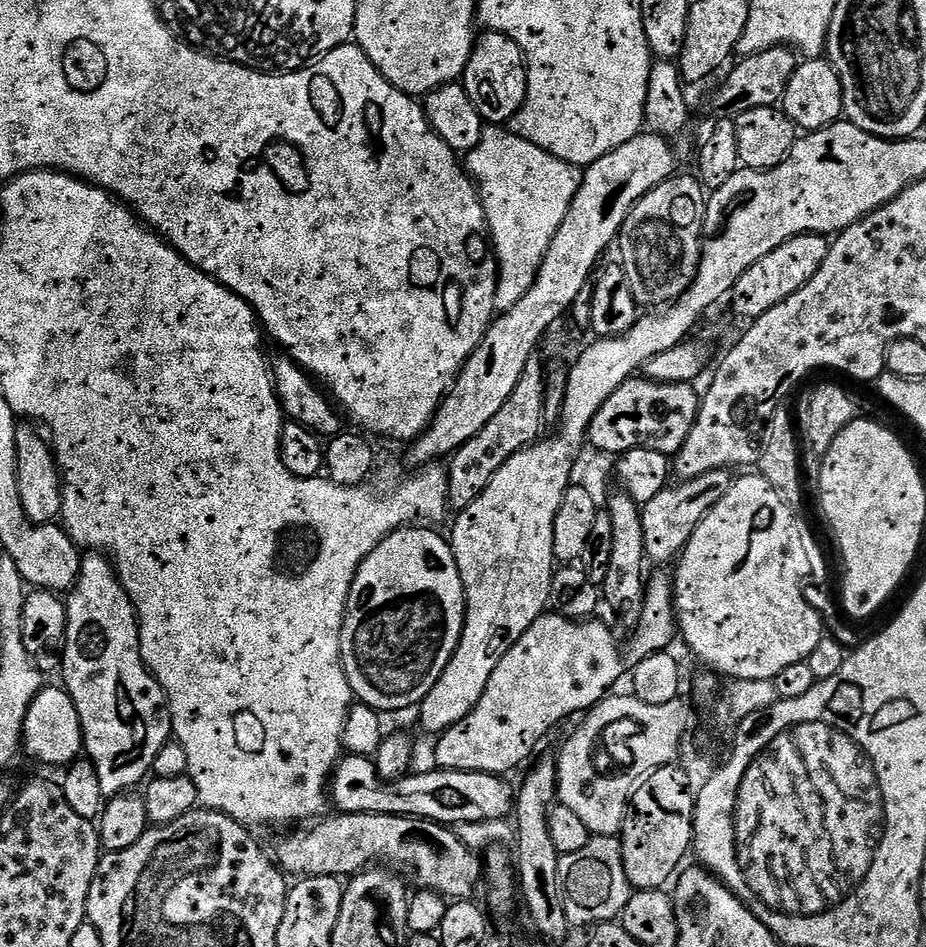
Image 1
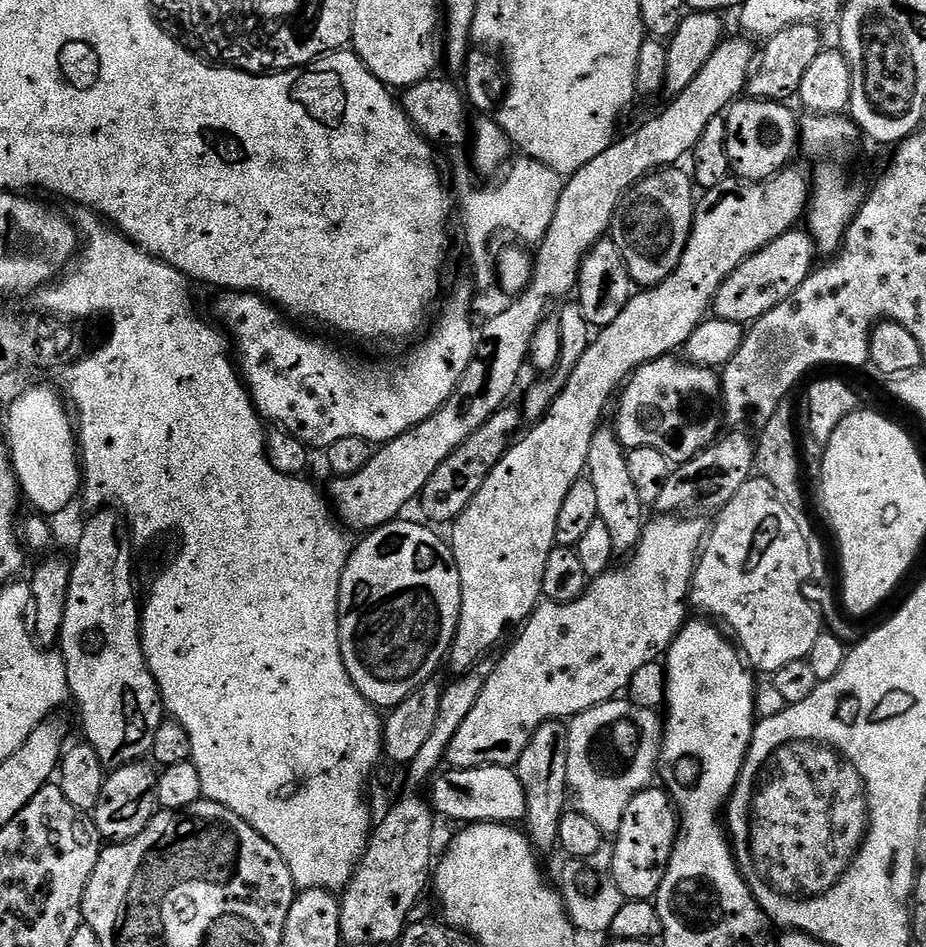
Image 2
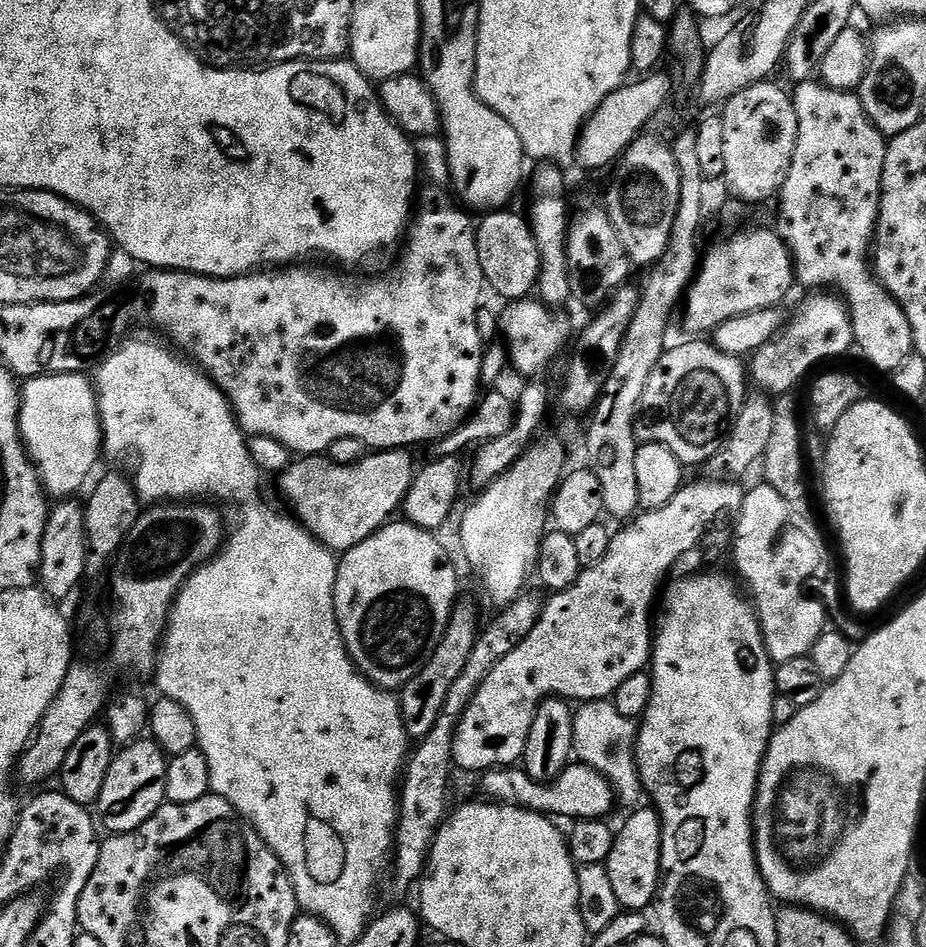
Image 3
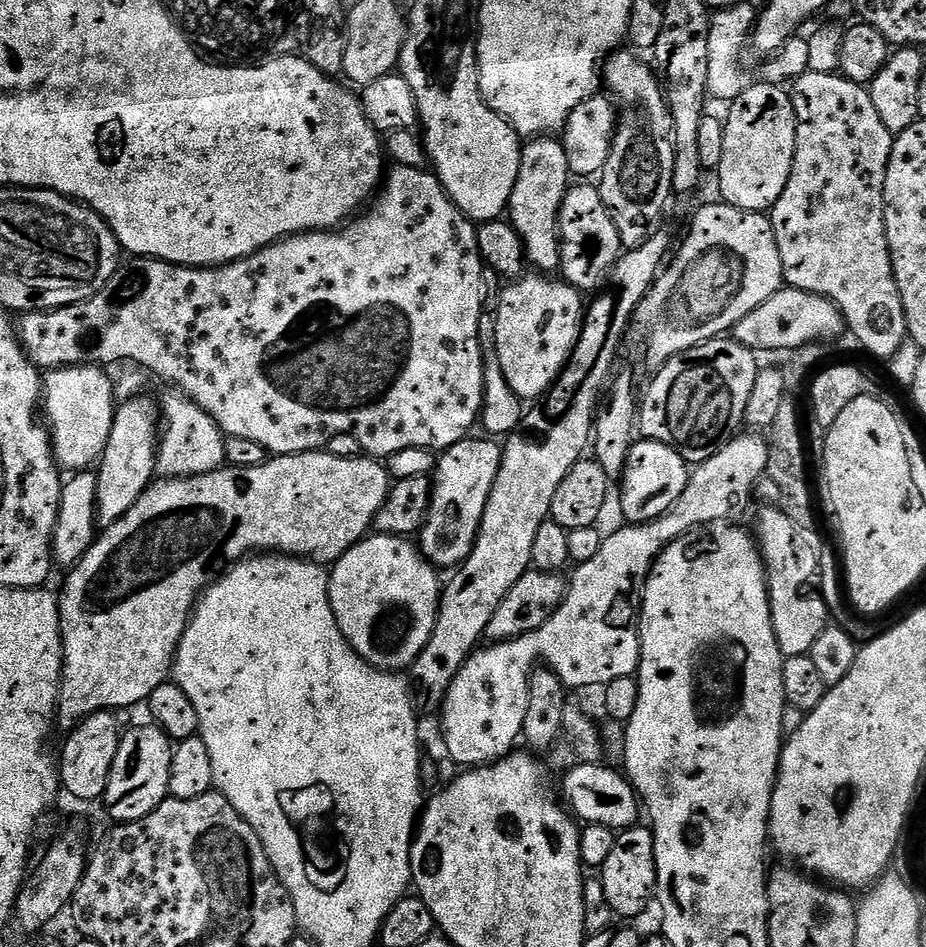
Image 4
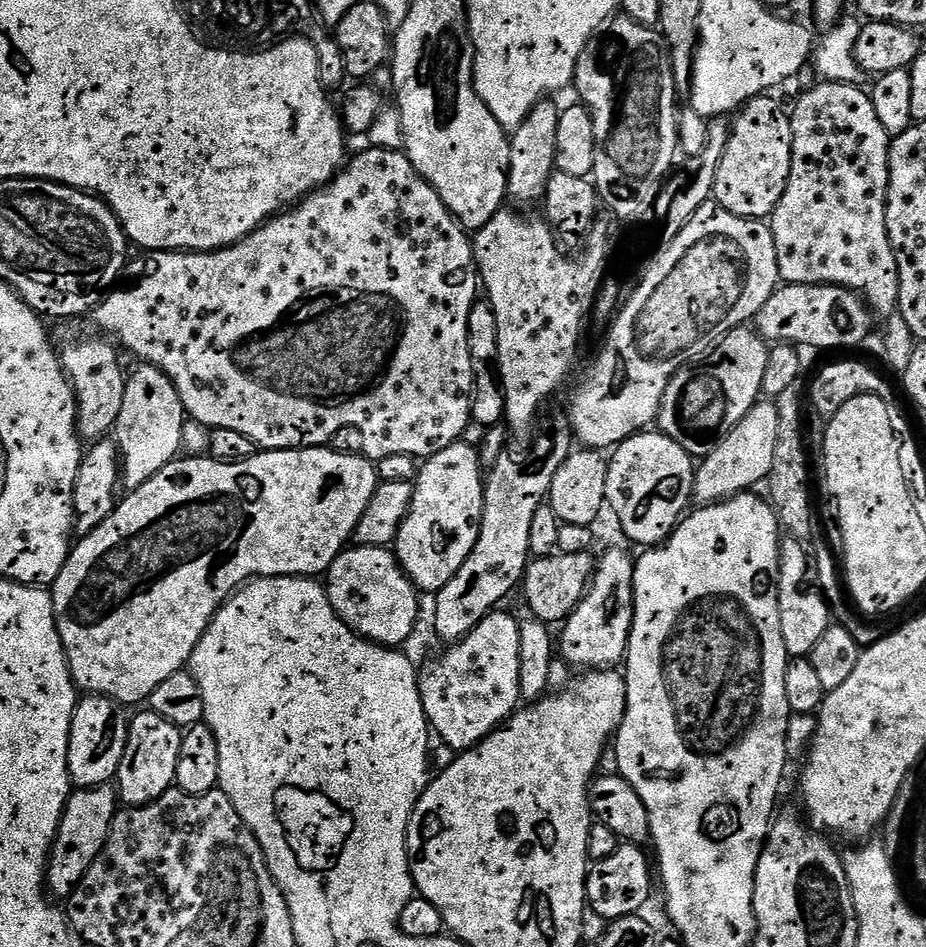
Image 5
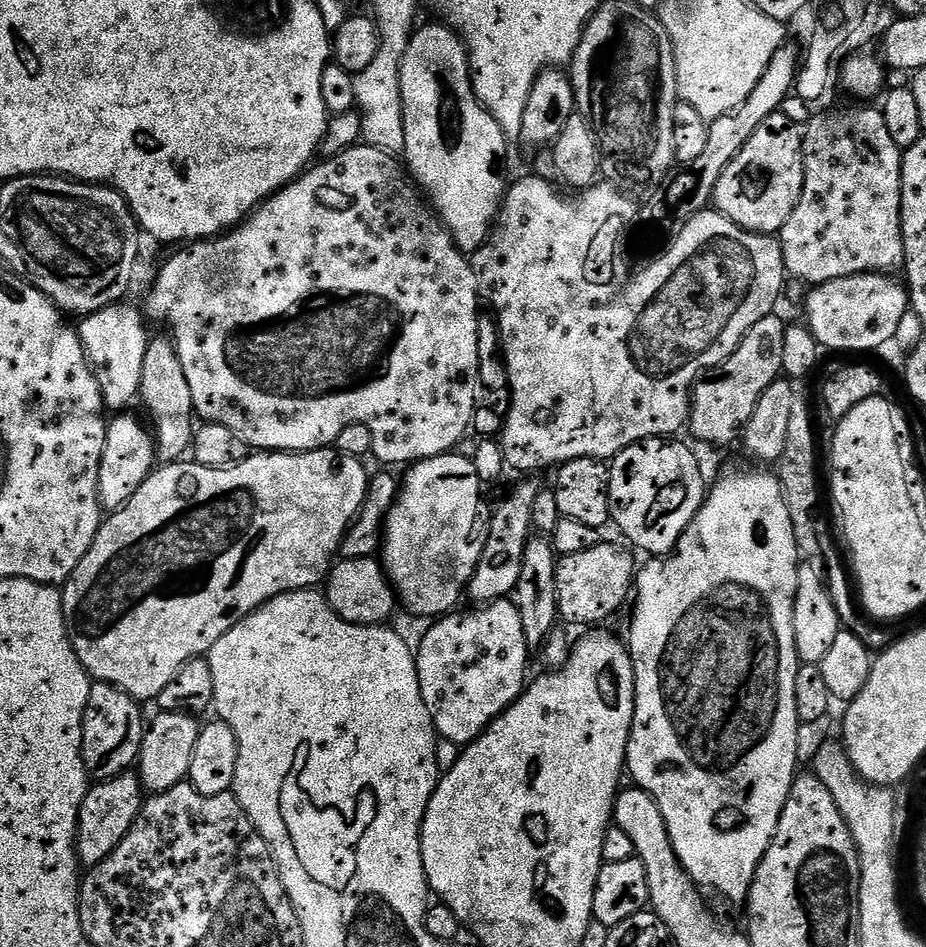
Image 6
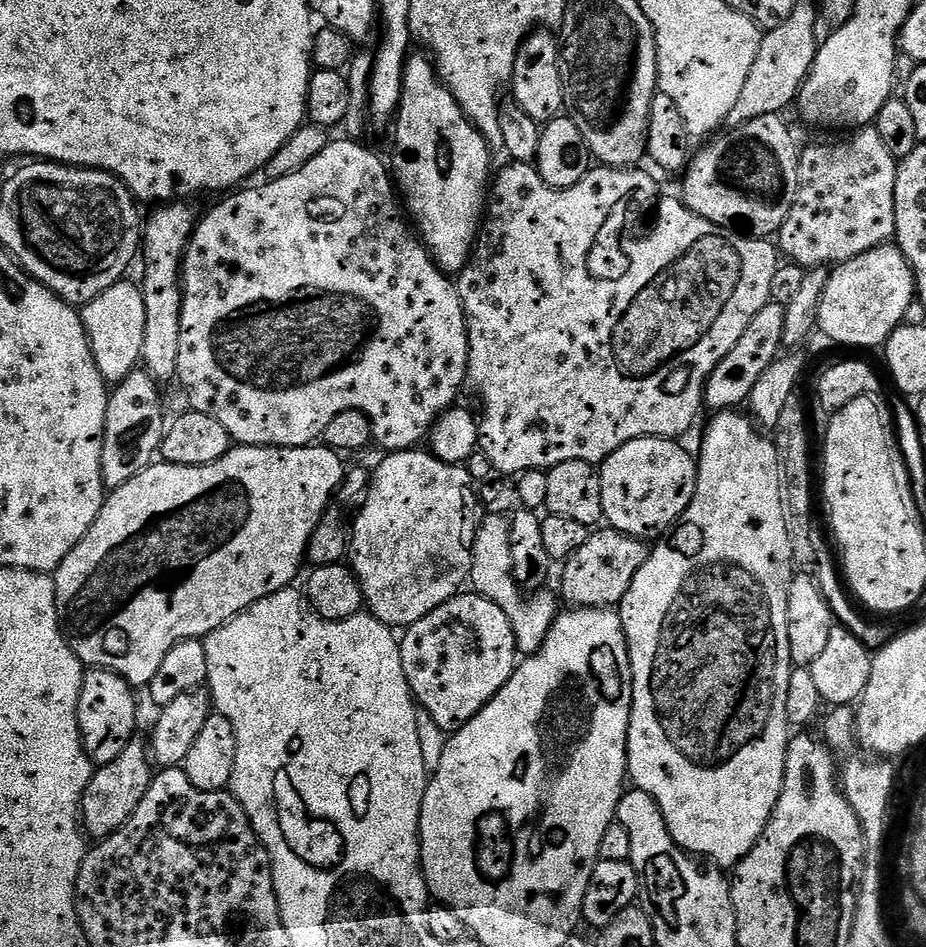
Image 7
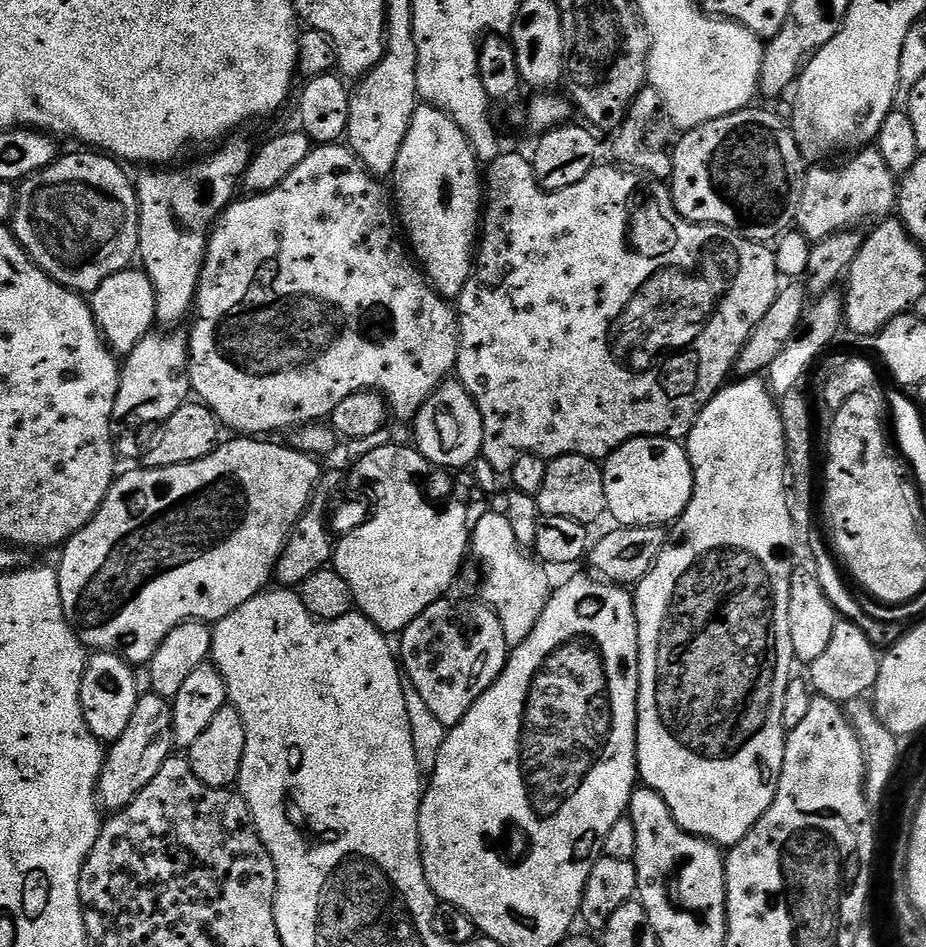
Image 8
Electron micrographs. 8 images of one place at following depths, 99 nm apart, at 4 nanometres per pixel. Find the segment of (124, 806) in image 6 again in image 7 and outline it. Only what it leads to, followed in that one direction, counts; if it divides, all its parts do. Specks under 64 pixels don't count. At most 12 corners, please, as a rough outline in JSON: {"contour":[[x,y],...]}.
{"contour":[[133,738],[97,767],[82,797],[89,837],[114,834],[152,785],[150,748]]}

